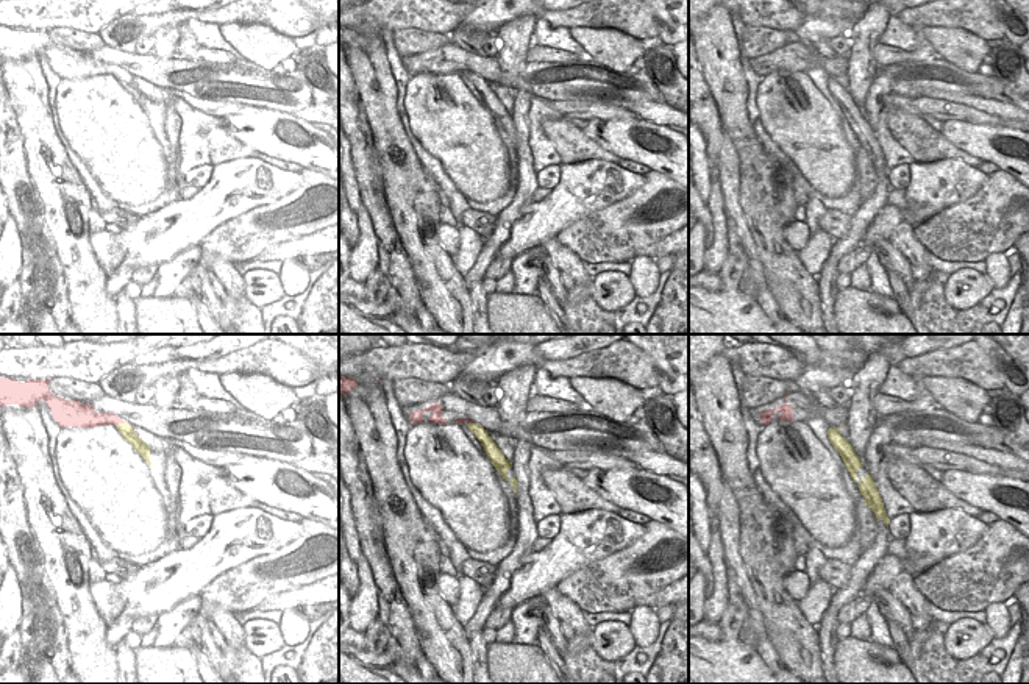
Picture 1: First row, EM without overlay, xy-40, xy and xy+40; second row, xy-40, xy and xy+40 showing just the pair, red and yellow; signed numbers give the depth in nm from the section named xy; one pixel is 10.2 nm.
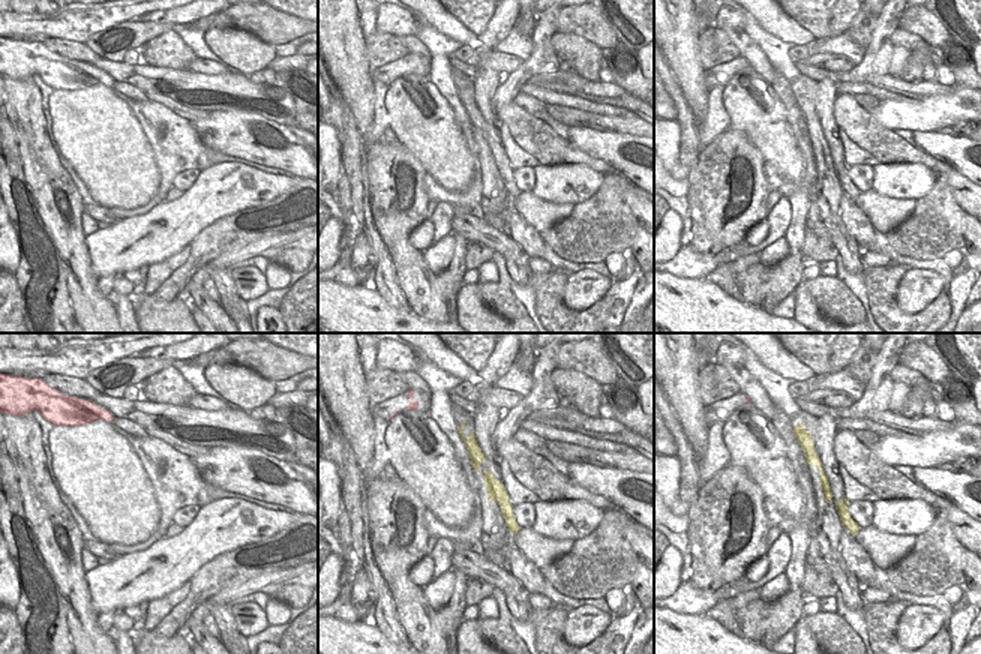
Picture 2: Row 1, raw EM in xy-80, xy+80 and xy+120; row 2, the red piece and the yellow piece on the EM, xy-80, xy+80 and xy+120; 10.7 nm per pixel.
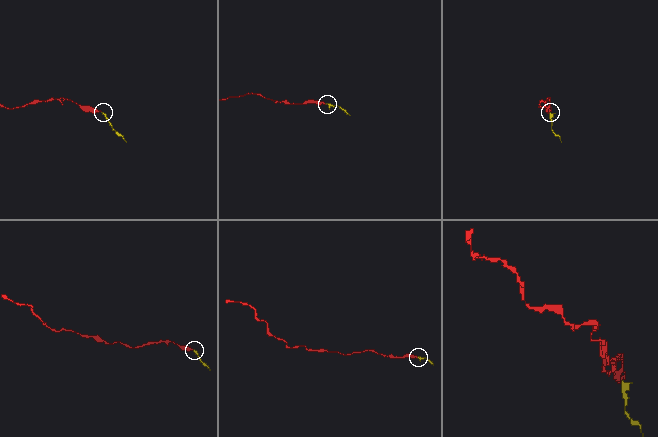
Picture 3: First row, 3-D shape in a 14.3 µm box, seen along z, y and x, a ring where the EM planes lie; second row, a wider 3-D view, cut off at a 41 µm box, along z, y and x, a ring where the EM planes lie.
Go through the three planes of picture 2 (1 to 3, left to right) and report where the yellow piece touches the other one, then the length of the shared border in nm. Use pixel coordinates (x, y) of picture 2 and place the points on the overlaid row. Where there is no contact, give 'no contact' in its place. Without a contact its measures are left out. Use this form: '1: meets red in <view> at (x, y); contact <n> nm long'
1: no contact
2: no contact
3: no contact

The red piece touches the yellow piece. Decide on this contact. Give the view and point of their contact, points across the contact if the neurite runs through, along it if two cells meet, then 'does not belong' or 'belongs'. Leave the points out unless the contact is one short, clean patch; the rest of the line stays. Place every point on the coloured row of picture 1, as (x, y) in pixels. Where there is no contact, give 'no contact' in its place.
contact xy-40 (121, 422); way xy-40 (99, 419), (121, 422), (127, 431); belongs

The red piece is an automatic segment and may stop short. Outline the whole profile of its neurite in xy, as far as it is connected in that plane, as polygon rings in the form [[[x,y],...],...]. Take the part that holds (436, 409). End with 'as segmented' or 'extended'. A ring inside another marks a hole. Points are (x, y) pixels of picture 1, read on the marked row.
[[[434,401],[431,406],[409,414],[409,417],[412,419],[412,425],[411,426],[414,426],[417,423],[423,423],[423,412],[425,411],[428,411],[431,414],[429,415],[429,423],[447,425],[447,419],[442,417],[443,406],[439,404],[437,401]]] | as segmented

